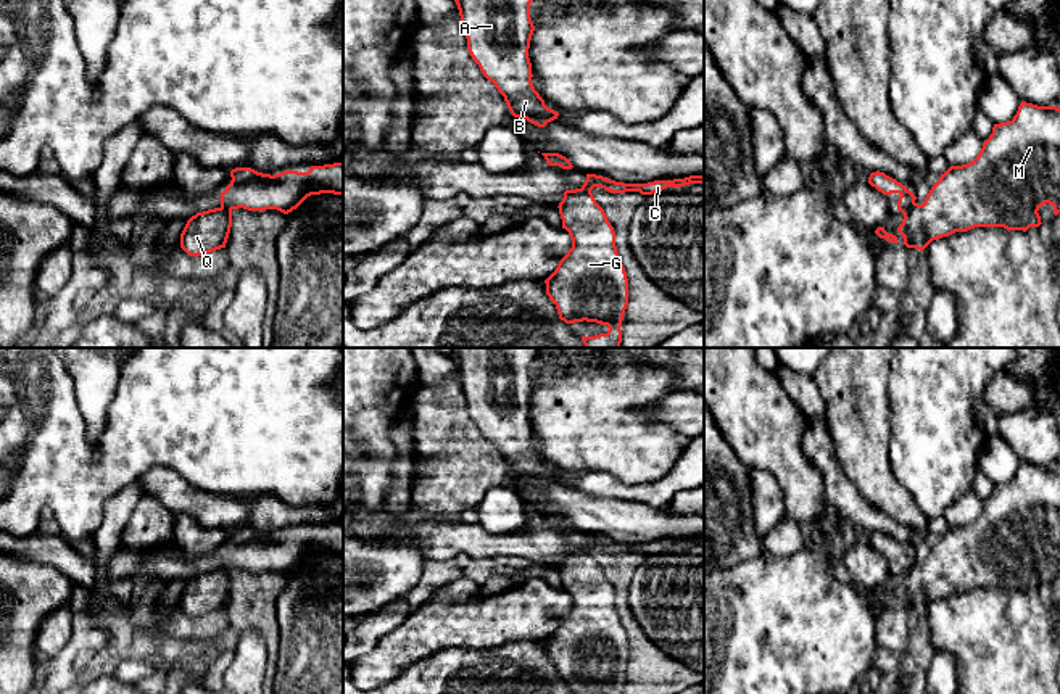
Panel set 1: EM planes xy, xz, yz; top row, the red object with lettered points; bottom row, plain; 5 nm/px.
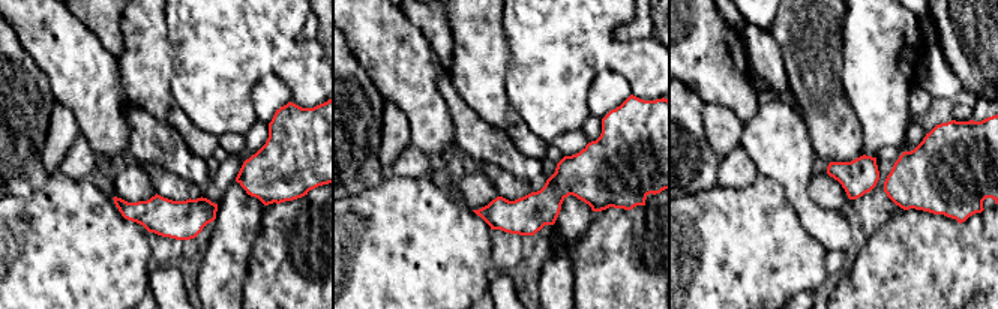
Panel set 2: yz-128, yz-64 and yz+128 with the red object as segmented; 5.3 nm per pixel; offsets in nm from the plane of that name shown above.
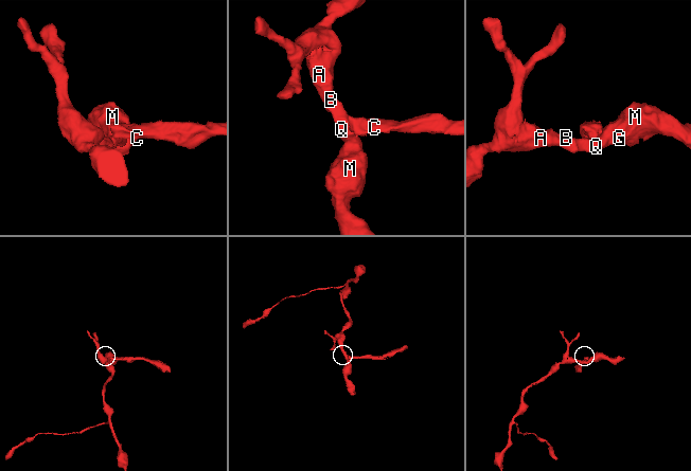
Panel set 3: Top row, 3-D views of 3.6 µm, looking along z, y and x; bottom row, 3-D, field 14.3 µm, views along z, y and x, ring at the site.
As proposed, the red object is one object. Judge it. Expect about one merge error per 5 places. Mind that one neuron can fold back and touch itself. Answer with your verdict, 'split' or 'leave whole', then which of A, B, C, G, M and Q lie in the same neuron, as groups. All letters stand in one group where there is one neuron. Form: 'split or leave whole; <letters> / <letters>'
split; A B G M Q / C

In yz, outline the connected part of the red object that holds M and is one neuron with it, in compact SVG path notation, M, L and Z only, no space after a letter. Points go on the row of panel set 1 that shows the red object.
M1021 101L1012 121L994 124L992 134L984 140L979 155L968 164L950 166L931 187L921 204L915 203L904 213L897 232L904 237L907 248L923 251L933 240L949 237L955 232L967 232L975 227L1004 227L1026 232L1039 227L1039 208L1046 203L1060 213L1060 108L1037 106Z

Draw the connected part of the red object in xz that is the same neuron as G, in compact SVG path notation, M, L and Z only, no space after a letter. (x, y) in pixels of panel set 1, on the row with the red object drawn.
M583 188L565 190L557 208L572 248L544 280L546 295L565 324L586 320L609 328L582 337L585 348L620 348L628 279L617 253L614 227L593 193Z

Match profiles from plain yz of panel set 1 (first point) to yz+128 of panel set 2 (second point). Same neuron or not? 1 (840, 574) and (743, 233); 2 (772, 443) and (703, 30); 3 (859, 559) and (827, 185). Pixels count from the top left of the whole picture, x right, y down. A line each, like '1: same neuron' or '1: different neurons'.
1: different neurons
2: same neuron
3: same neuron

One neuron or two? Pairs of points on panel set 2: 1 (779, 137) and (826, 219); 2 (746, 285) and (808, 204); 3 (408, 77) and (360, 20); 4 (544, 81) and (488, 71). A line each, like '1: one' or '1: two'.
1: one
2: two
3: one
4: two

